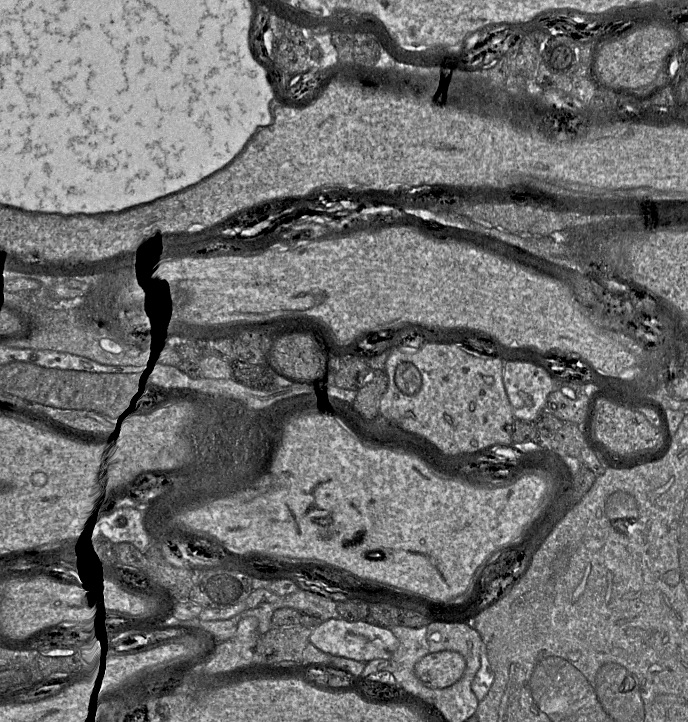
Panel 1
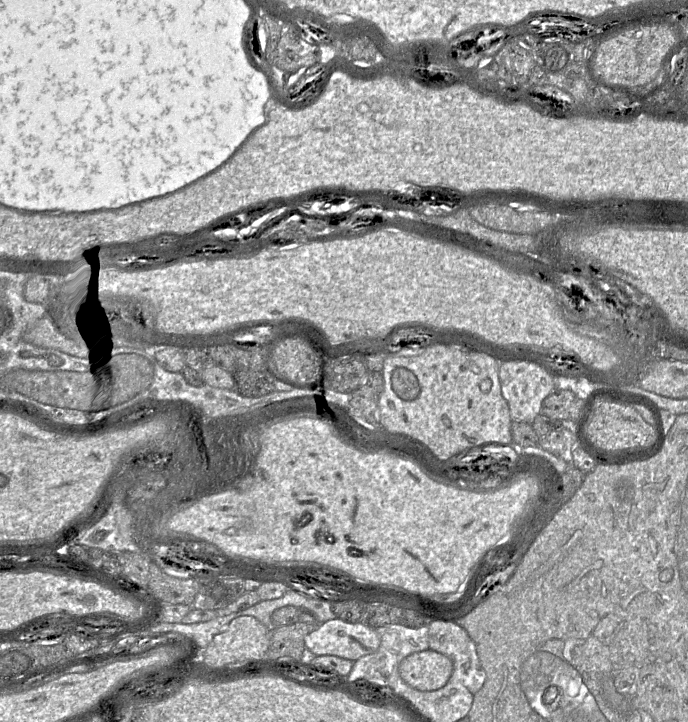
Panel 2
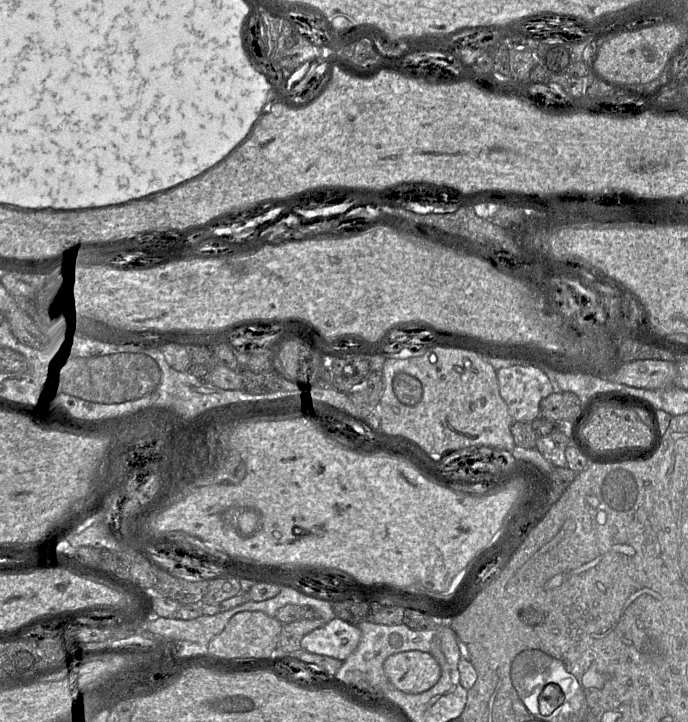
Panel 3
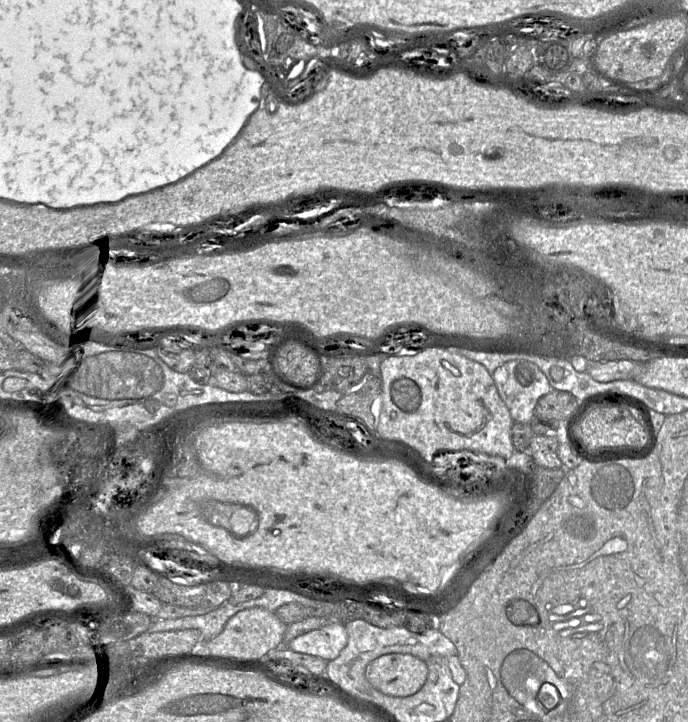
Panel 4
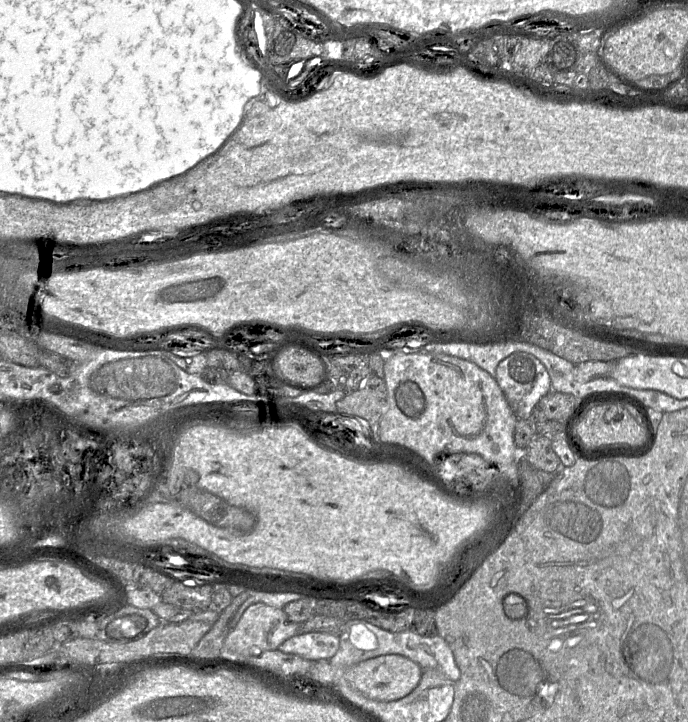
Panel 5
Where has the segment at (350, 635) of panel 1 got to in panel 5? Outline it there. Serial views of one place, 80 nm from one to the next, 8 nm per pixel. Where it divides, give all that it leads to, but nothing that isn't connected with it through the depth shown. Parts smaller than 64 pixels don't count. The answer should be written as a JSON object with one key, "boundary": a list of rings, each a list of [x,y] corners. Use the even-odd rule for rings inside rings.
{"boundary":[[[308,632],[298,633],[288,638],[277,649],[281,652],[296,654],[306,660],[316,662],[331,659],[337,653],[339,643],[340,638],[337,635]]]}

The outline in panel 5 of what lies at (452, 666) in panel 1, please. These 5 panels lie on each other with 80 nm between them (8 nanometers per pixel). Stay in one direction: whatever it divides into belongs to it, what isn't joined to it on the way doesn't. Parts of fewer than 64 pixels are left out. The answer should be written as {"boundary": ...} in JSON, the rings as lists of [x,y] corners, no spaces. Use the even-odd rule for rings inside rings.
{"boundary":[[[386,654],[367,659],[348,668],[344,673],[344,678],[366,698],[388,702],[410,694],[419,684],[422,673],[422,668],[407,657]]]}

